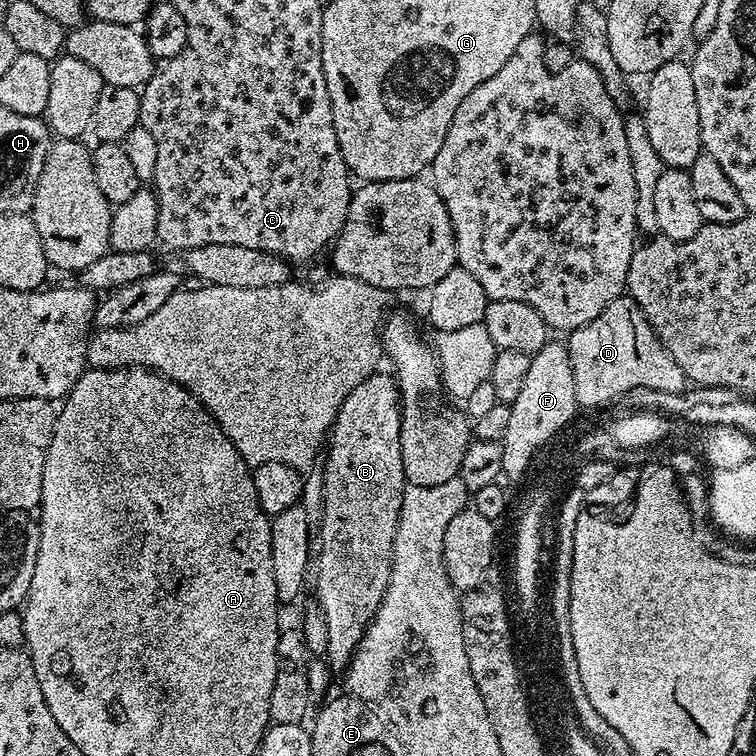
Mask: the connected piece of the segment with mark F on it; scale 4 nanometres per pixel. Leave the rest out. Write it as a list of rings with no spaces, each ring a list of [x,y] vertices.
[[[549,342],[531,357],[530,371],[522,381],[522,390],[510,406],[510,423],[503,438],[502,473],[516,482],[523,481],[534,450],[546,436],[551,436],[560,425],[575,421],[578,405],[574,394],[574,374],[568,349],[563,343]]]

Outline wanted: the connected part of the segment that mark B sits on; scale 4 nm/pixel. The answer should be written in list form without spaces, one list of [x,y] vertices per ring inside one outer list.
[[[377,370],[372,375],[367,376],[342,402],[338,414],[332,419],[332,430],[326,441],[326,455],[322,460],[324,470],[324,501],[322,502],[322,522],[318,529],[318,547],[314,552],[314,580],[316,576],[316,604],[320,607],[320,612],[324,615],[324,636],[328,639],[328,660],[327,663],[333,669],[347,669],[348,661],[352,659],[352,653],[360,644],[368,624],[374,618],[382,598],[386,594],[386,586],[392,581],[392,555],[394,554],[394,542],[396,541],[396,531],[398,530],[398,518],[402,510],[402,498],[406,481],[404,479],[404,467],[402,466],[402,442],[400,441],[400,414],[402,411],[402,401],[400,399],[400,387],[396,384],[395,375],[384,373],[384,370]]]

